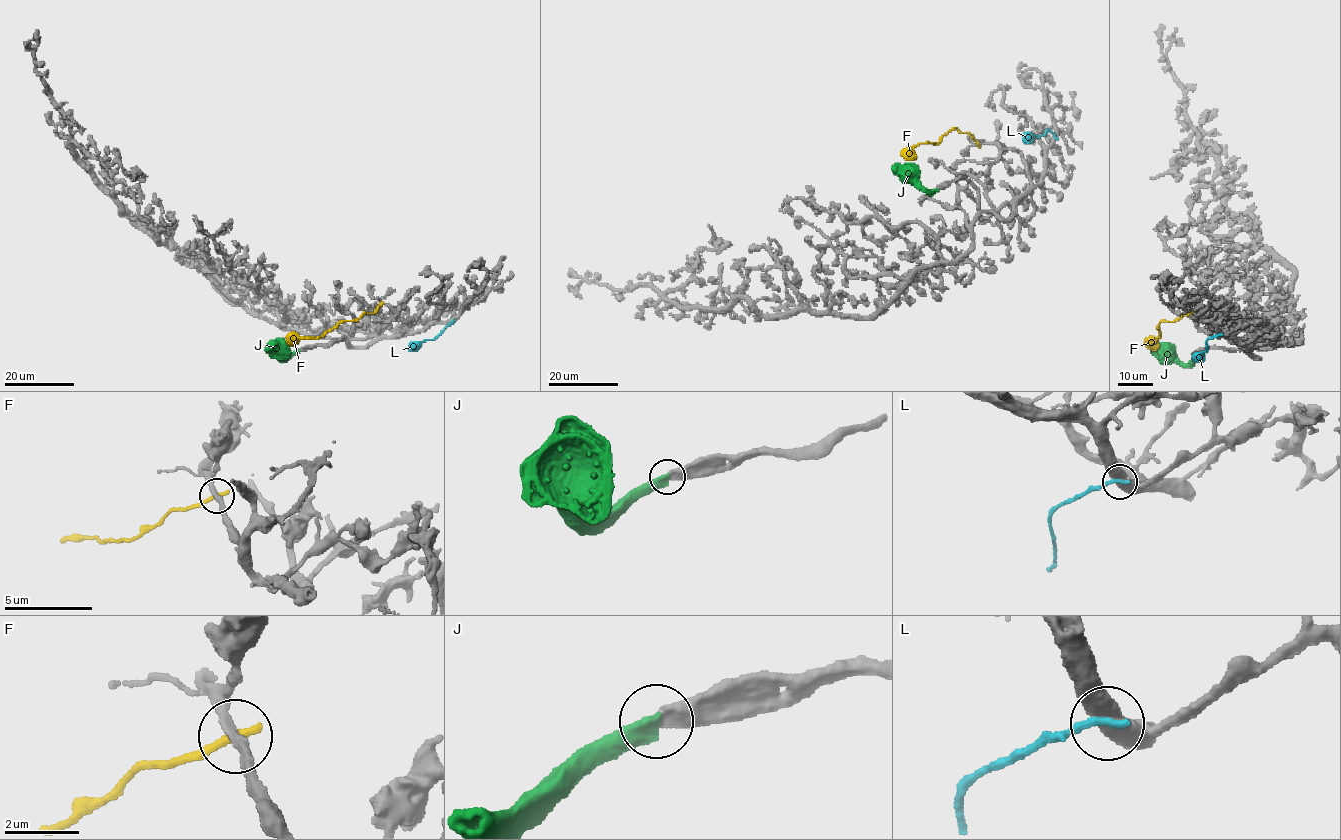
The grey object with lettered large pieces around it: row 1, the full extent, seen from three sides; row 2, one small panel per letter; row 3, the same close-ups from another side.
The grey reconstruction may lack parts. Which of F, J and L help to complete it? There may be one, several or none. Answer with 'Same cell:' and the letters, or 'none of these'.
Same cell: J

